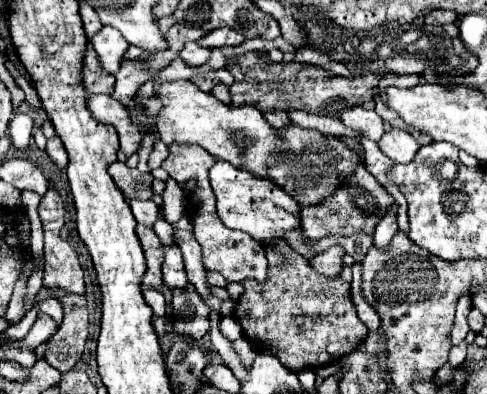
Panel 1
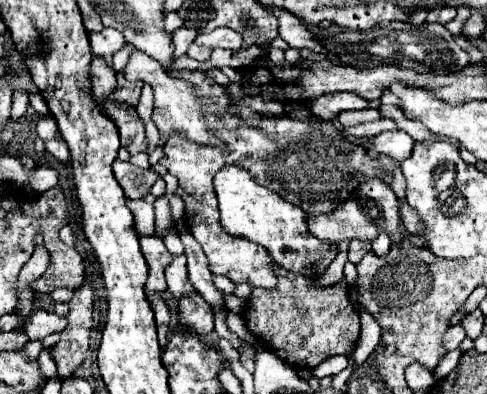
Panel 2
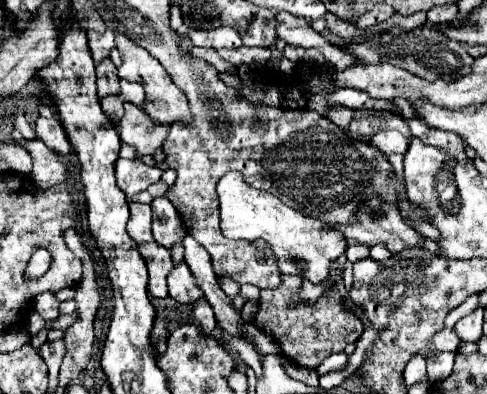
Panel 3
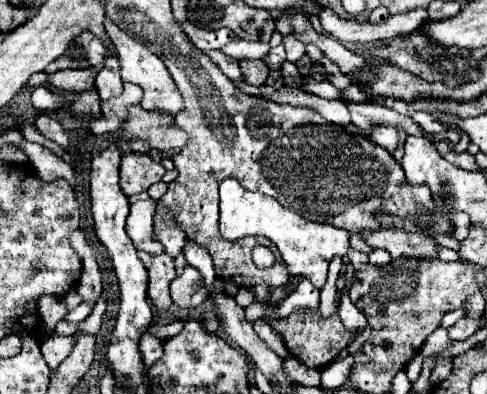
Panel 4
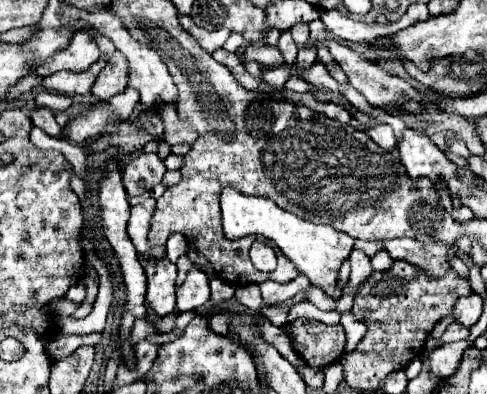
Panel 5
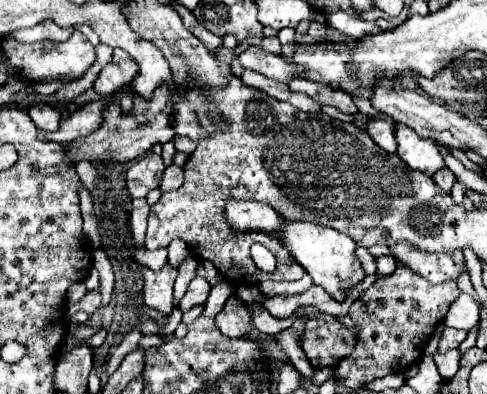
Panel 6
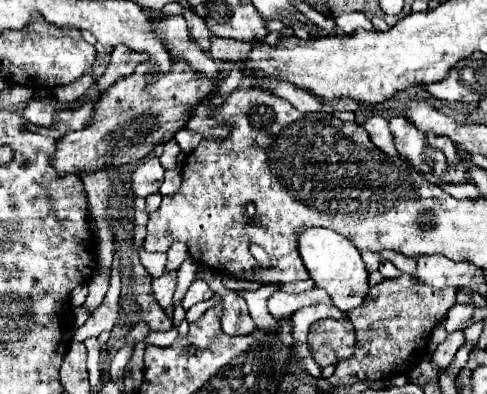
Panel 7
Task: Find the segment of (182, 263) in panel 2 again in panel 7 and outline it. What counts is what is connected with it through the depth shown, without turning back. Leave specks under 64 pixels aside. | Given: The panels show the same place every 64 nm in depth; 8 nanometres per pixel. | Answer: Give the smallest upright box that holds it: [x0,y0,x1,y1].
[182,280,212,310]

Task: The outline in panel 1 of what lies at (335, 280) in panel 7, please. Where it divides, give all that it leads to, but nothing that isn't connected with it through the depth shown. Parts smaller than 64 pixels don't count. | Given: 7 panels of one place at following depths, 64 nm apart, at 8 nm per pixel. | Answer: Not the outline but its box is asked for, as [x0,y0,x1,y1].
[208,160,300,244]

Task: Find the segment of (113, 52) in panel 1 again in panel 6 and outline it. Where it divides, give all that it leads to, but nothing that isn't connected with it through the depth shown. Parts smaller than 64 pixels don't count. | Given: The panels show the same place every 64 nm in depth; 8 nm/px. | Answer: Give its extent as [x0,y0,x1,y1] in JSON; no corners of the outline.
[2,32,96,82]

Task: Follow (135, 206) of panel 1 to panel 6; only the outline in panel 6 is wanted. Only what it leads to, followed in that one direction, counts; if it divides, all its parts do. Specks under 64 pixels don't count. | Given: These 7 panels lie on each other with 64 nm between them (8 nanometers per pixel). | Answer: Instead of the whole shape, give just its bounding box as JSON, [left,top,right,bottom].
[130,206,150,248]

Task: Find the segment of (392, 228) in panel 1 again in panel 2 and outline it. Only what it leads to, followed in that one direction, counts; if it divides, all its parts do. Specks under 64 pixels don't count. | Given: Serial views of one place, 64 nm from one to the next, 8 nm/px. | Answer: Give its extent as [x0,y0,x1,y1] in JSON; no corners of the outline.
[372,232,390,256]

